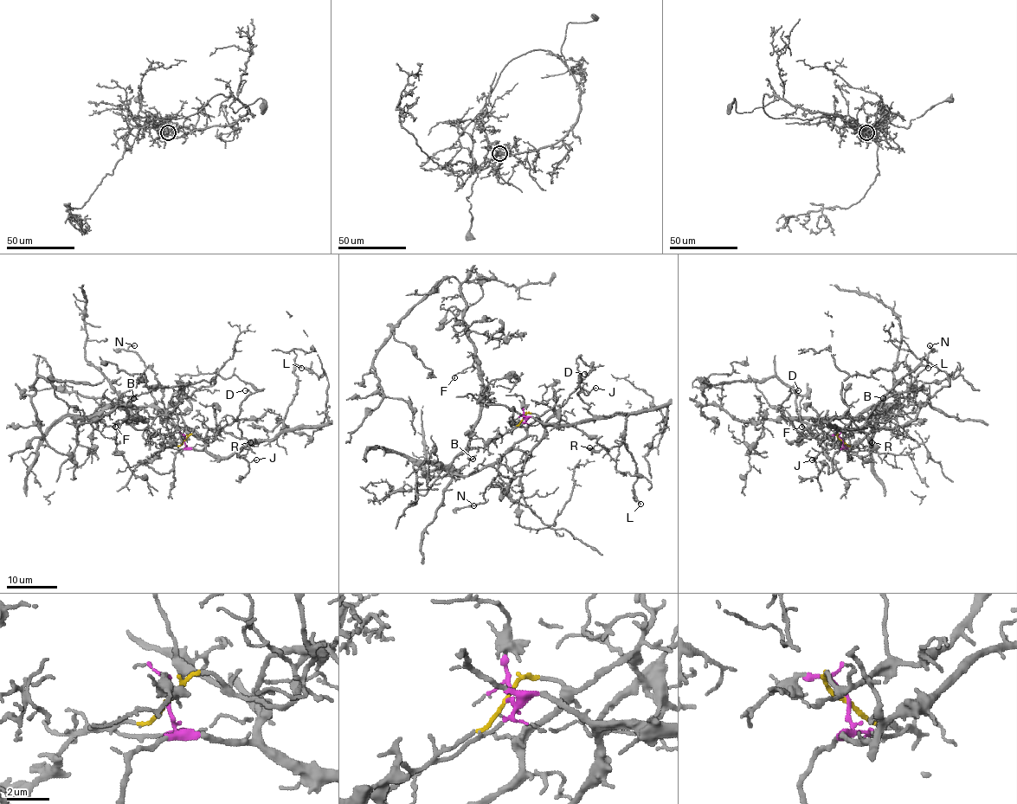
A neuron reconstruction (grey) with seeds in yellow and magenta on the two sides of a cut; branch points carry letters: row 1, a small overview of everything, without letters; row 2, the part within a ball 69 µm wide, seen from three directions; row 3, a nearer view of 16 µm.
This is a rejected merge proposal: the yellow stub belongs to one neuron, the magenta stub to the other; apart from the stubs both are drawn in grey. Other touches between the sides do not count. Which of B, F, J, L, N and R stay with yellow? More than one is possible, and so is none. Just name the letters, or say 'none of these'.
B, F

